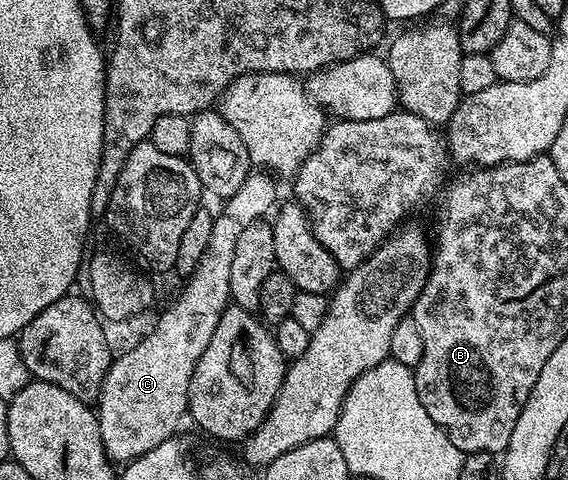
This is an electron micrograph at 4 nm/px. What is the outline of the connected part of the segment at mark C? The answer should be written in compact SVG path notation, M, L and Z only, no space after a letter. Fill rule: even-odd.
M251 173L250 177L244 180L244 184L240 184L240 192L236 192L221 203L222 211L214 214L212 236L208 239L208 248L204 248L204 256L200 256L196 268L185 279L186 287L183 288L178 299L159 316L158 323L151 328L150 334L144 335L127 354L122 354L119 358L117 355L111 361L106 378L102 382L102 390L96 399L98 428L111 463L131 462L133 458L138 458L144 452L156 448L156 444L173 438L179 433L178 421L182 417L184 419L187 417L190 405L188 392L192 372L200 356L204 354L208 340L212 340L212 332L216 330L220 316L225 312L226 307L231 305L230 284L234 280L232 255L236 253L236 240L240 240L240 232L244 232L248 224L263 221L275 209L279 198L273 181L275 182L275 179L269 173Z

